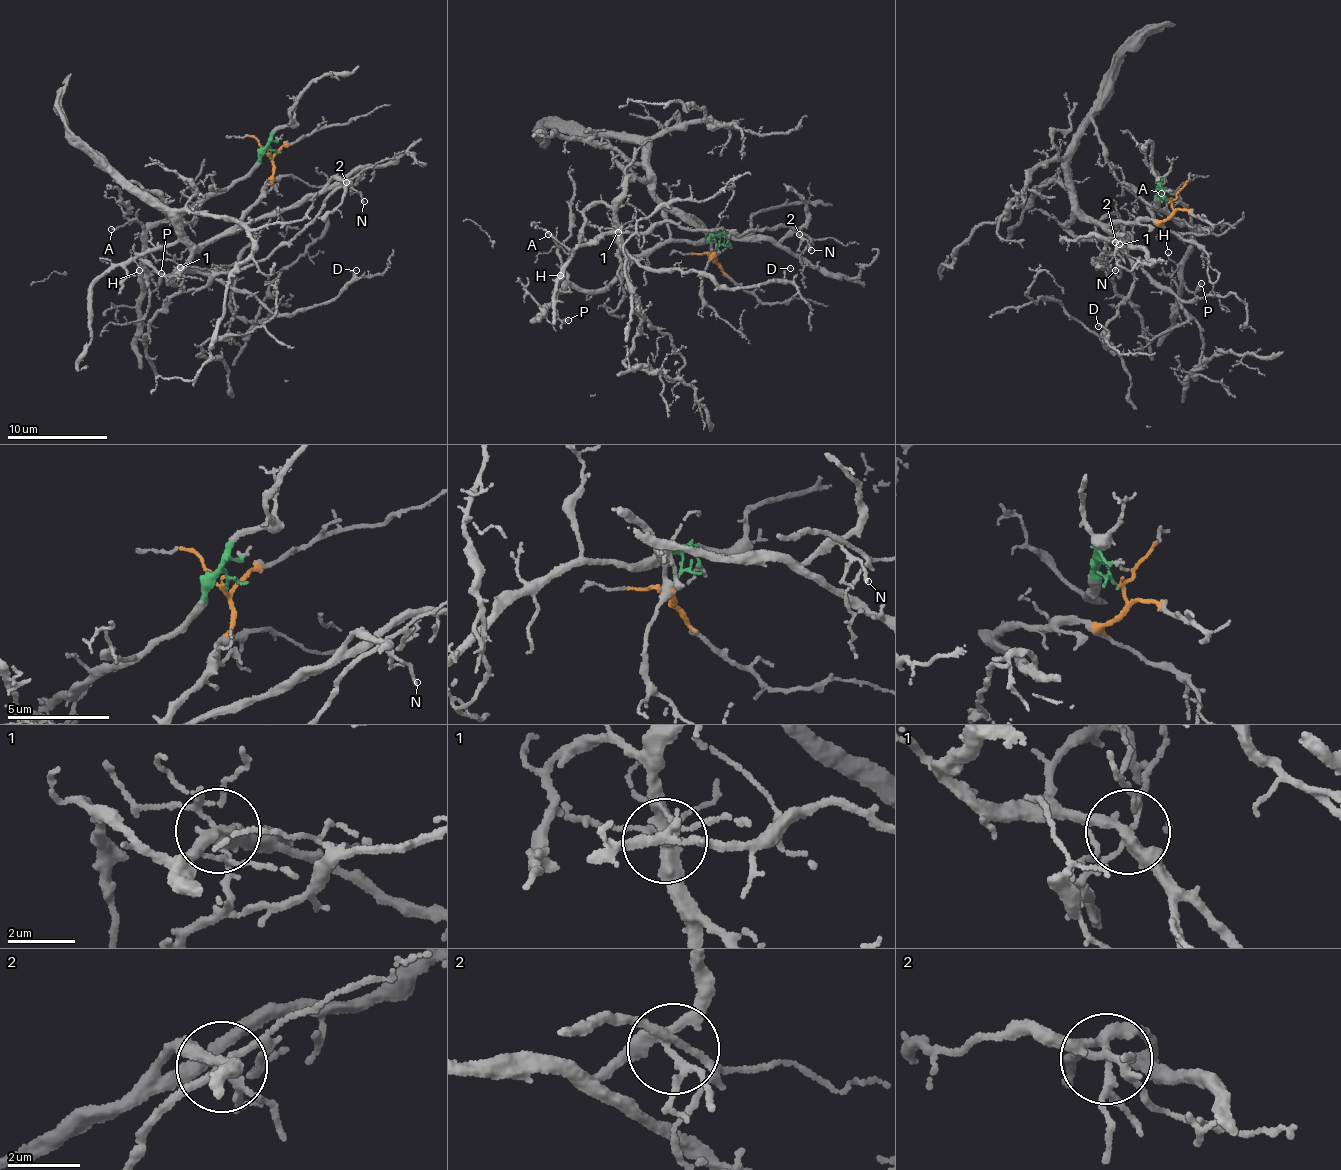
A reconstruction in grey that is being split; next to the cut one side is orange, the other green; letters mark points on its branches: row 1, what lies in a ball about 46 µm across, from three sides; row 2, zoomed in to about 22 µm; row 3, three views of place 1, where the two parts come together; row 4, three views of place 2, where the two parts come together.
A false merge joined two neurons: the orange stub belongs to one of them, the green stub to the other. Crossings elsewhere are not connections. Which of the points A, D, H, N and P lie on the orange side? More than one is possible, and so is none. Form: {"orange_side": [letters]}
{"orange_side": ["D", "N"]}

